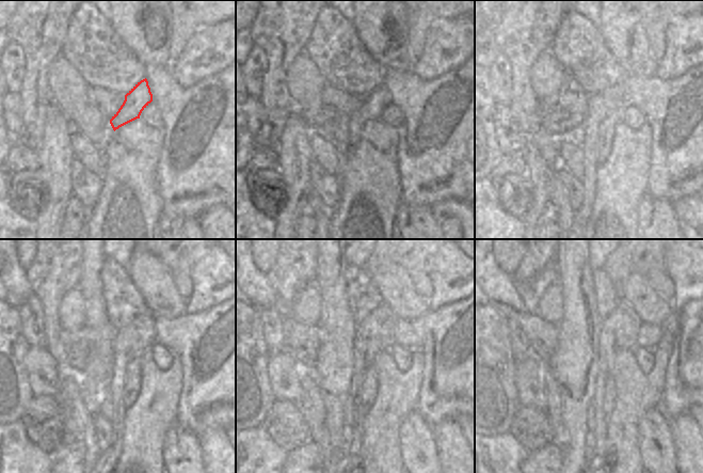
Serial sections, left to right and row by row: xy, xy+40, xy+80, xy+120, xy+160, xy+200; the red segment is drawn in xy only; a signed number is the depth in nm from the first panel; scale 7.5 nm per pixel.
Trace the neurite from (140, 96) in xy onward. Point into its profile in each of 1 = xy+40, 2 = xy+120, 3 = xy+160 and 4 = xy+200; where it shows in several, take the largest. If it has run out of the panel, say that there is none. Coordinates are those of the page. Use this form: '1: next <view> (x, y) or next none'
1: next xy+40 (371, 105)
2: next xy+120 (131, 388)
3: next xy+160 (370, 387)
4: next xy+200 (609, 392)

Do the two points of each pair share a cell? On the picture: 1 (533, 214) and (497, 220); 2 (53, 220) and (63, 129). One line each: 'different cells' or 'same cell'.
1: different cells
2: same cell

